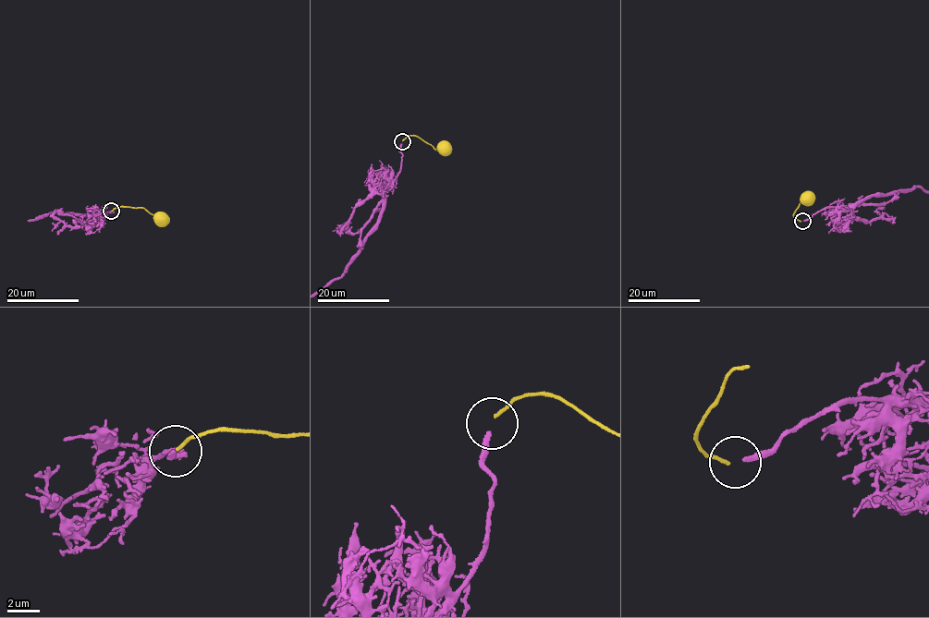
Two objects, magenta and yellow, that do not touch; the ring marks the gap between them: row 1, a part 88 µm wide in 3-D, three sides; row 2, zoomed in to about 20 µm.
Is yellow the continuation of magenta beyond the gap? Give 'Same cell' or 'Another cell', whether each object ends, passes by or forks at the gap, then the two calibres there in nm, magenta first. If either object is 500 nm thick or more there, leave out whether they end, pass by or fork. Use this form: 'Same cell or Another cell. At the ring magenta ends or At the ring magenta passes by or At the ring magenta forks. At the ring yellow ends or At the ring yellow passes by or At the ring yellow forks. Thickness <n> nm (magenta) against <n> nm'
Another cell. At the ring magenta ends. At the ring yellow ends. Thickness 240 nm (magenta) against 200 nm

